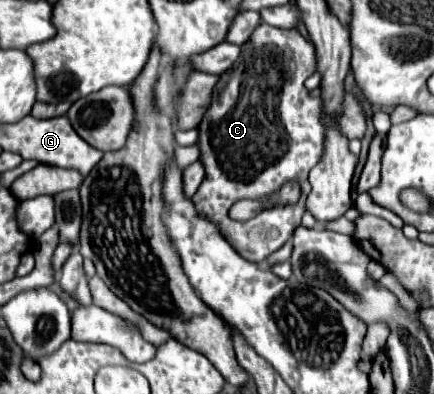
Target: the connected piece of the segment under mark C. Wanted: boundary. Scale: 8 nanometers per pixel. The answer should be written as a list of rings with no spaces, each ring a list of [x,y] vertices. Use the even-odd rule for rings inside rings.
[[[262,23],[262,25],[258,25],[258,29],[254,31],[254,35],[250,37],[250,41],[246,41],[246,43],[242,45],[242,55],[240,55],[240,59],[238,59],[238,65],[228,71],[228,79],[224,81],[224,85],[222,85],[222,89],[218,91],[216,99],[214,99],[212,105],[208,107],[208,111],[206,111],[206,115],[204,115],[204,119],[202,119],[202,123],[198,125],[198,131],[200,131],[198,145],[200,145],[200,151],[202,151],[200,159],[202,159],[204,167],[206,167],[206,179],[202,181],[200,189],[198,189],[196,195],[192,197],[192,199],[194,199],[194,205],[196,205],[198,213],[202,213],[206,219],[210,219],[212,223],[216,223],[216,225],[220,227],[220,231],[222,231],[222,235],[226,237],[226,241],[238,251],[238,255],[242,255],[242,257],[248,259],[248,261],[264,263],[274,251],[278,251],[278,249],[292,237],[294,229],[300,227],[302,215],[306,213],[306,197],[308,197],[308,193],[310,193],[310,183],[308,183],[306,179],[308,179],[310,169],[322,159],[322,155],[324,155],[324,141],[326,141],[324,103],[322,103],[322,99],[310,99],[310,93],[308,93],[308,89],[304,87],[304,81],[306,81],[312,73],[316,73],[316,69],[318,69],[318,67],[316,67],[316,49],[314,49],[314,45],[312,45],[306,37],[302,37],[302,35],[300,35],[298,31],[294,31],[294,29],[292,29],[292,31],[282,31],[282,29],[278,29],[278,27],[272,27],[272,25]],[[294,179],[298,179],[298,181],[302,183],[302,197],[300,197],[300,201],[298,201],[296,205],[272,207],[270,211],[264,211],[264,213],[260,213],[258,217],[254,217],[254,219],[250,219],[250,221],[244,221],[244,223],[232,221],[232,219],[228,217],[228,209],[230,209],[236,201],[240,201],[240,199],[264,199],[266,195],[274,193],[274,191],[278,189],[278,185],[282,185],[282,183],[286,183],[286,181],[294,181]]]

